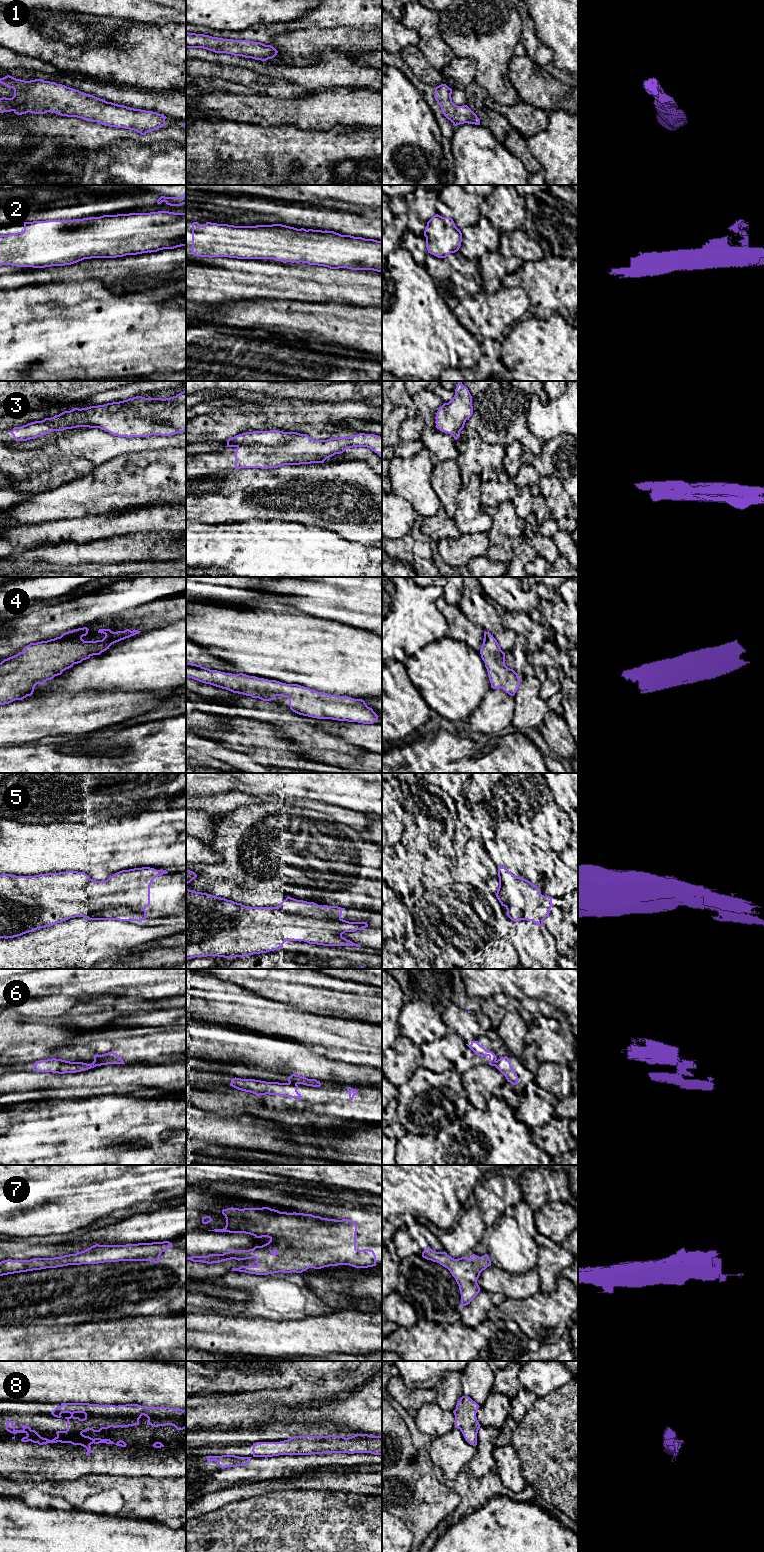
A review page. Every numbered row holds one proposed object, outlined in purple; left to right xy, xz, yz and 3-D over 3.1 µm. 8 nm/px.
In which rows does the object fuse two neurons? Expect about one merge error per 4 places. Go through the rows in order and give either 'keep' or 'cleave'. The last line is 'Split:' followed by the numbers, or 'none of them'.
1: keep
2: keep
3: keep
4: keep
5: keep
6: cleave
7: keep
8: cleave
Split: 6, 8

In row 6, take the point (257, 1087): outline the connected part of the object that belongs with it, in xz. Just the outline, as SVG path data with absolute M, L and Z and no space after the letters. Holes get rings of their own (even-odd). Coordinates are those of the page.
M235 1077L231 1080L230 1086L257 1096L269 1094L302 1099L297 1091L298 1085L294 1083L266 1082Z

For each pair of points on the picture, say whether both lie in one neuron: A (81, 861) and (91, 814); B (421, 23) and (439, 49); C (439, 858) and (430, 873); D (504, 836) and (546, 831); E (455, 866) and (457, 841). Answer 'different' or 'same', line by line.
A: different
B: same
C: same
D: different
E: different

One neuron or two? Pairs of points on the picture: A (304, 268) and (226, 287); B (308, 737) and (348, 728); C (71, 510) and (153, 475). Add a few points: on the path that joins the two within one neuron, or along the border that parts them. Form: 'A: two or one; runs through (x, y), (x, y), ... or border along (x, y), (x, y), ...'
A: one; runs through (285, 279), (245, 279)
B: two; border along (316, 726), (337, 735), (349, 743)
C: one; runs through (89, 494), (97, 493), (132, 480)

